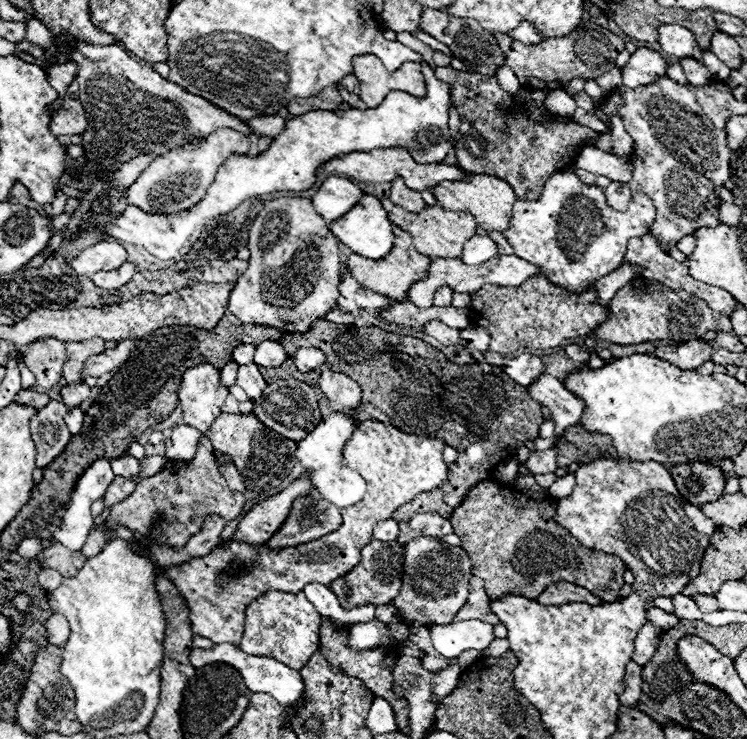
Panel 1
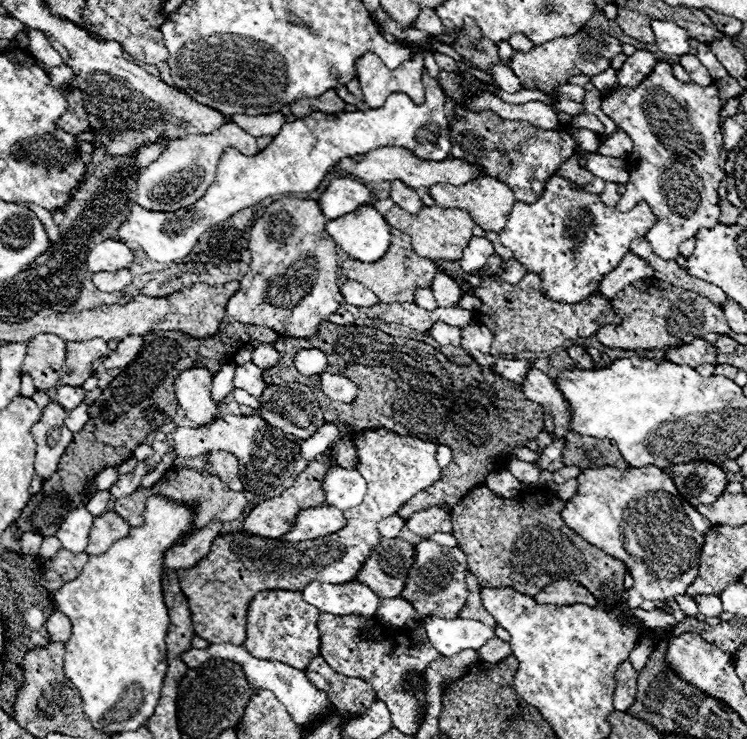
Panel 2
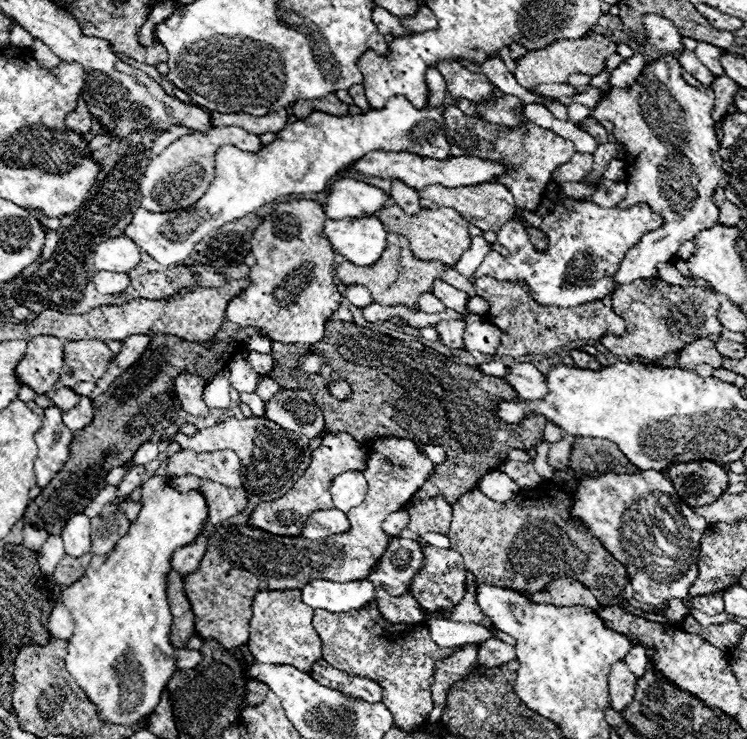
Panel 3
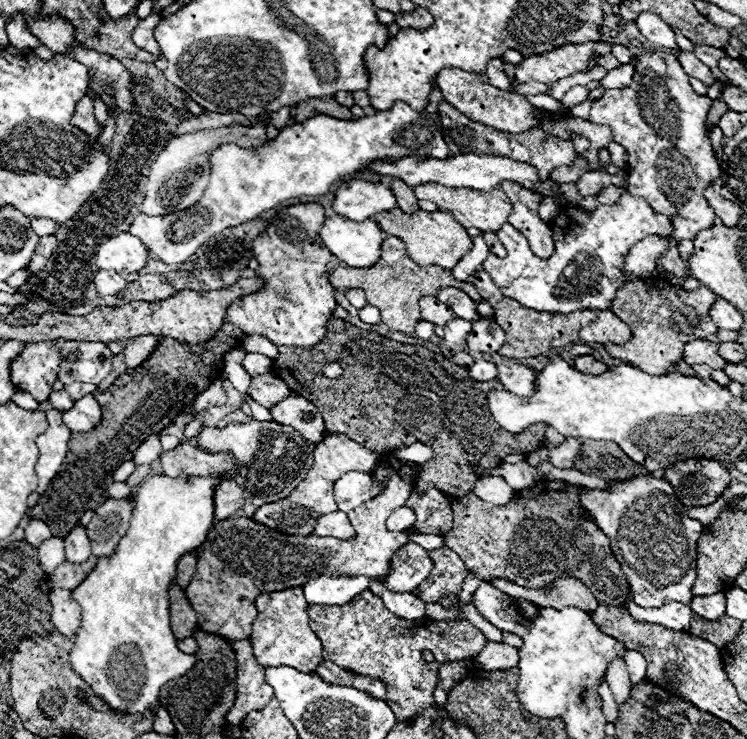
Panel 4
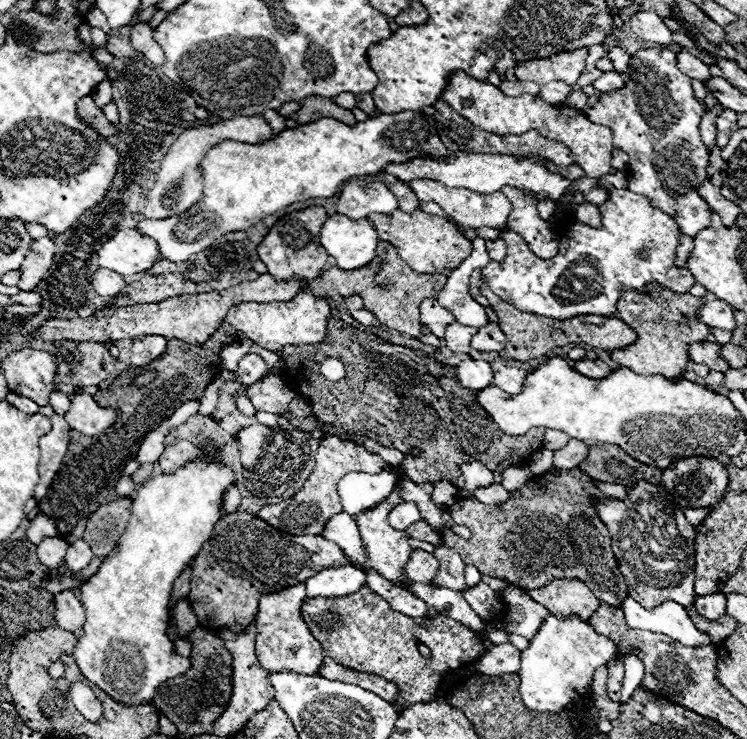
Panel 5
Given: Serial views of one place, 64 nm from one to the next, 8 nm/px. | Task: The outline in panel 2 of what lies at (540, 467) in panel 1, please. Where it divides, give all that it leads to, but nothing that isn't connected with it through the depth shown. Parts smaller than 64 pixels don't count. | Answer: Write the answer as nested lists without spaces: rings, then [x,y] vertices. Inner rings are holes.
[[[564,438],[554,440],[554,442],[542,452],[542,456],[538,458],[538,462],[536,462],[534,466],[542,466],[542,468],[548,470],[548,472],[554,472],[554,470],[564,468],[564,462],[562,462],[562,450],[564,450],[564,446],[566,446]]]

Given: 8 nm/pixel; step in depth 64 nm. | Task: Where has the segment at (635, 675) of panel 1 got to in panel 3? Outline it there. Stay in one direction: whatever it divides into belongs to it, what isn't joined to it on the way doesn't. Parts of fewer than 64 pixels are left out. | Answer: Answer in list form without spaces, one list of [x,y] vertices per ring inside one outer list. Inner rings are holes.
[[[624,660],[616,662],[612,666],[610,676],[608,676],[610,700],[612,700],[614,710],[620,712],[622,708],[626,708],[634,700],[634,686],[636,686],[636,678],[632,676],[632,672],[624,664]]]

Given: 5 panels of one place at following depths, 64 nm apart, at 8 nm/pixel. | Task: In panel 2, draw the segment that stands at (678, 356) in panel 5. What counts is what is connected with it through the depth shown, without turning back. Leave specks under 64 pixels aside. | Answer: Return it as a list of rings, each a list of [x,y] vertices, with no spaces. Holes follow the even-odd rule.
[[[656,278],[638,280],[610,300],[614,312],[622,318],[620,326],[604,326],[596,338],[608,348],[614,350],[668,350],[684,346],[696,338],[704,338],[708,332],[728,334],[730,326],[726,324],[724,312],[712,304],[706,296],[700,296],[692,290],[682,290],[682,296],[674,290],[672,284],[660,282]]]

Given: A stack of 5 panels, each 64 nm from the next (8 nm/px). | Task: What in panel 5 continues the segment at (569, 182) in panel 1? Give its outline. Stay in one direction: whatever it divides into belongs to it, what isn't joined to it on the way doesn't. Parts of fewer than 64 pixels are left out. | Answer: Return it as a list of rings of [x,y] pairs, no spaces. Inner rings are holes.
[[[612,190],[610,200],[600,206],[602,228],[594,230],[576,220],[568,228],[556,228],[560,236],[560,250],[550,260],[534,256],[516,232],[504,234],[508,248],[504,262],[494,262],[482,268],[482,278],[504,302],[520,312],[548,316],[554,320],[570,320],[572,316],[594,314],[614,318],[616,304],[624,290],[640,290],[646,284],[660,284],[662,288],[686,294],[696,278],[686,268],[676,268],[678,224],[666,212],[654,208],[646,196],[630,190]]]

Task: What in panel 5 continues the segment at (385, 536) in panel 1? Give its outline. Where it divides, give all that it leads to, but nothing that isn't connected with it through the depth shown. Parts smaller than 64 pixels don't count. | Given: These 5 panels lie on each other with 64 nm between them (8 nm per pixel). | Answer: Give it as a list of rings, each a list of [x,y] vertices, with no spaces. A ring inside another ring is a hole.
[[[400,502],[392,512],[388,514],[388,524],[396,530],[406,530],[410,524],[420,520],[420,510],[412,502]]]

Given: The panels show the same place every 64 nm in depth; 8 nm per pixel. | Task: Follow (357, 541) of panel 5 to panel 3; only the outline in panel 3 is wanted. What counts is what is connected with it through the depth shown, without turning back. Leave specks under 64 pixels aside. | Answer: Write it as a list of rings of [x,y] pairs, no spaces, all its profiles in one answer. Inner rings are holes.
[[[318,510],[314,512],[304,530],[302,530],[302,538],[310,538],[310,540],[318,540],[318,538],[326,538],[330,534],[342,534],[350,530],[350,522],[346,518],[344,512],[340,510]]]

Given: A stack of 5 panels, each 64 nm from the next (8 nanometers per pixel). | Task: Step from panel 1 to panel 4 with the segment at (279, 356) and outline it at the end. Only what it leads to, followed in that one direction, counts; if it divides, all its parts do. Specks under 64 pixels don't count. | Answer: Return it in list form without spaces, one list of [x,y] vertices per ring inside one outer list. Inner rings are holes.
[[[248,352],[248,354],[244,356],[244,370],[246,370],[252,378],[270,372],[270,368],[272,368],[272,360],[266,358],[266,356],[262,356],[262,354]]]

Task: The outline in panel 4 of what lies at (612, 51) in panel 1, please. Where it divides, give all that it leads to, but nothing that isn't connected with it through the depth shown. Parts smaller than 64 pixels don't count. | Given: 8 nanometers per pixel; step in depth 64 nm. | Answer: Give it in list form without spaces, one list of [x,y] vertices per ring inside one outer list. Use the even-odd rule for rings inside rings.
[[[586,42],[586,44],[568,44],[542,56],[524,58],[516,66],[516,82],[532,78],[536,82],[550,84],[574,72],[582,72],[586,70],[592,52],[594,52],[594,42]]]

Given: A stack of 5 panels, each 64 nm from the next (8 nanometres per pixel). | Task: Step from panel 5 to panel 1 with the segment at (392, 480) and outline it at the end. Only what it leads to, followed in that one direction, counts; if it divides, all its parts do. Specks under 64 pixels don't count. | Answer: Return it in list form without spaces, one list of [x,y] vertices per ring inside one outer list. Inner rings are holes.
[[[332,414],[330,418],[324,418],[304,440],[298,442],[296,448],[296,458],[302,462],[304,470],[312,470],[312,484],[316,486],[316,490],[324,496],[324,500],[336,504],[338,508],[346,508],[346,506],[354,506],[356,502],[362,500],[364,492],[366,492],[366,482],[364,478],[350,470],[348,466],[342,466],[342,448],[348,440],[348,436],[352,436],[356,424],[346,418],[344,414]]]

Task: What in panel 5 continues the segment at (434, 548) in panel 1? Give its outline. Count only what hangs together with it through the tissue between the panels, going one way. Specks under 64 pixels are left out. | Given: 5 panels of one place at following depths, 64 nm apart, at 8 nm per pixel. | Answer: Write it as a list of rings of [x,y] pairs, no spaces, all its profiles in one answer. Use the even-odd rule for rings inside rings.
[[[446,546],[436,548],[432,554],[440,562],[440,570],[438,570],[436,578],[432,580],[432,584],[452,588],[452,590],[464,590],[466,580],[464,580],[464,562],[462,562],[460,554]]]

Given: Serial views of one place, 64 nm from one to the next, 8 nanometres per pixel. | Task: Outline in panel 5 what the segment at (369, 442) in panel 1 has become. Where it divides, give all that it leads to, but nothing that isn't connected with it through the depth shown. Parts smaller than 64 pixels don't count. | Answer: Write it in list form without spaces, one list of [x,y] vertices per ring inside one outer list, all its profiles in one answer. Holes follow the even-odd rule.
[[[394,488],[394,492],[392,492],[384,502],[380,502],[378,506],[374,506],[374,508],[370,508],[370,510],[360,512],[358,516],[354,516],[354,520],[356,520],[356,524],[358,524],[358,530],[360,530],[360,536],[362,536],[362,540],[364,540],[364,548],[366,548],[366,552],[368,552],[368,566],[370,566],[372,570],[376,570],[378,574],[382,574],[386,580],[394,582],[394,584],[402,584],[402,582],[406,580],[404,568],[406,568],[408,558],[410,558],[410,552],[412,552],[412,548],[408,546],[408,536],[406,536],[404,532],[396,532],[396,530],[388,524],[388,512],[390,512],[396,504],[400,504],[400,502],[402,502],[402,500],[400,500],[400,496],[398,496],[398,492],[396,492],[396,488]],[[230,512],[214,526],[210,540],[190,564],[192,580],[188,600],[200,626],[208,630],[226,626],[242,630],[254,620],[260,594],[280,592],[308,580],[324,568],[342,566],[346,562],[350,562],[348,556],[322,536],[292,536],[272,528],[250,512]]]

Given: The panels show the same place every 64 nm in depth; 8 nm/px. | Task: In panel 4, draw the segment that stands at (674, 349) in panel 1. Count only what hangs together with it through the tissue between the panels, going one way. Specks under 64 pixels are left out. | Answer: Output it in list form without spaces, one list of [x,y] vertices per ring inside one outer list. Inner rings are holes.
[[[694,340],[688,342],[684,348],[684,362],[686,364],[708,364],[714,370],[722,370],[726,360],[718,354],[718,344],[708,340]]]

